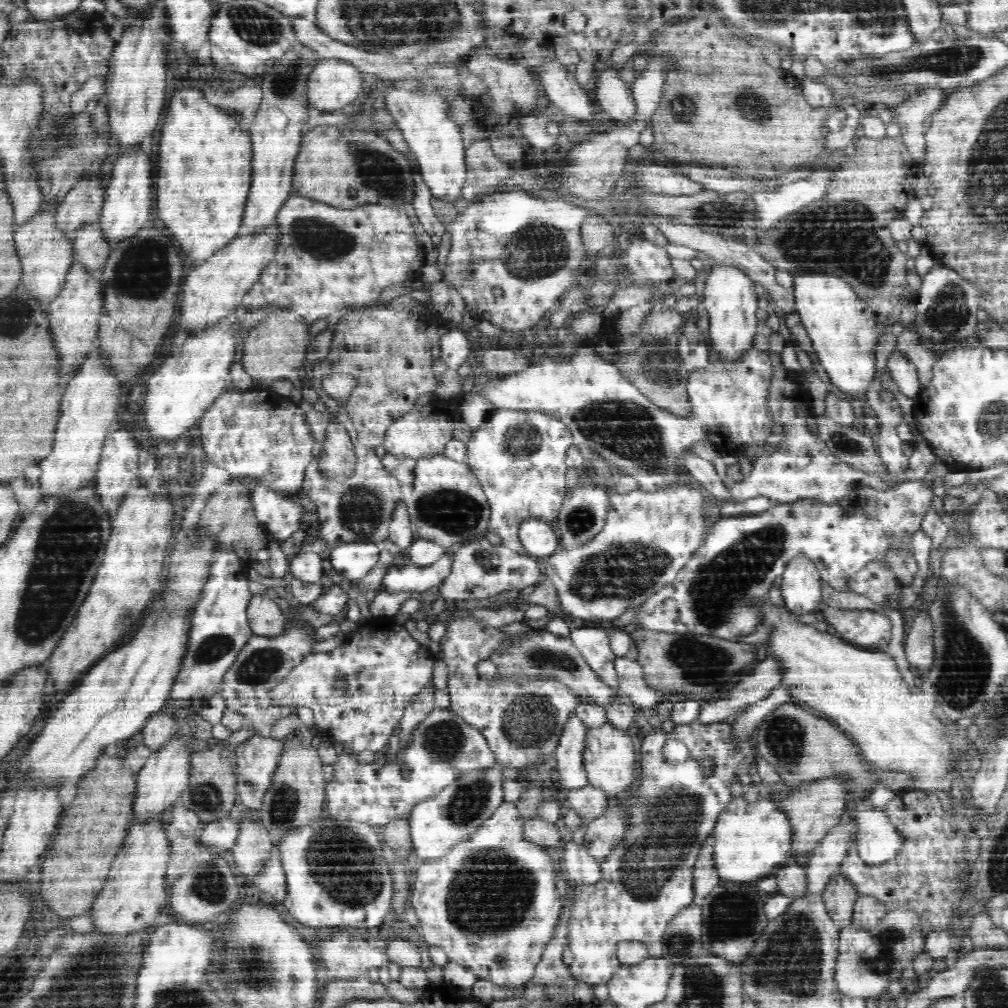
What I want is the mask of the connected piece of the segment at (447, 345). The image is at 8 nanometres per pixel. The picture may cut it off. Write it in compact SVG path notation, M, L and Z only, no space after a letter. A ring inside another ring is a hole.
M460 328L449 329L439 339L439 344L441 346L440 361L447 365L448 369L458 370L464 362L476 359L465 331Z

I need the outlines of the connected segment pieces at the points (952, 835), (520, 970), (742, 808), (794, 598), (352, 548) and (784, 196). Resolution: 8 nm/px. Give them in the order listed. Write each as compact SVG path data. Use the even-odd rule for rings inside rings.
M917 789L898 793L894 800L885 804L885 812L904 836L900 850L884 864L866 867L854 846L842 860L840 873L854 883L859 895L870 895L882 901L888 913L902 906L916 909L924 922L926 938L932 931L946 930L952 916L959 912L960 896L964 895L962 892L969 880L968 864L972 865L978 858L982 835L971 830L967 833L952 831L950 816L942 810L940 800ZM959 859L964 863L958 863Z
M509 801L500 804L494 814L484 824L481 824L469 839L453 846L446 853L446 856L439 857L436 860L418 861L416 882L412 886L410 898L410 906L415 908L419 920L416 932L416 938L419 941L424 941L427 945L442 947L450 961L471 968L478 978L484 978L484 980L493 982L501 988L507 988L507 990L510 990L510 988L526 989L524 982L528 982L532 978L534 969L541 959L546 945L553 939L557 927L556 922L560 920L559 914L563 909L563 897L556 890L556 880L559 880L561 876L556 874L557 870L554 869L555 866L552 866L554 860L546 854L546 848L542 848L542 846L534 844L524 837L525 821L516 804Z
M732 798L727 804L726 812L722 813L716 821L714 830L714 865L718 869L718 876L722 880L734 880L734 882L748 882L752 878L770 875L786 858L790 858L793 854L793 825L789 819L788 813L779 806L776 806L772 800L768 798L758 798L754 802L754 806L748 806L748 802L744 798Z
M794 557L787 562L780 587L786 610L794 616L810 614L820 606L823 581L814 561Z
M342 542L331 551L330 563L340 578L358 582L379 563L381 546L372 542Z
M824 168L806 180L796 180L788 186L777 187L774 191L756 191L754 196L757 221L754 231L772 230L786 215L804 208L824 196L827 186L834 180L834 173Z

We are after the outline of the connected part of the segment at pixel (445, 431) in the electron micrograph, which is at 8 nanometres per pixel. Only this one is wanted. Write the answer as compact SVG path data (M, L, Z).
M463 383L462 390L452 399L438 400L438 408L432 404L421 407L414 407L410 412L395 420L388 428L388 434L384 439L384 448L386 452L397 457L410 457L414 460L423 456L442 454L444 446L454 439L454 421L460 417L460 402L463 400L468 385Z

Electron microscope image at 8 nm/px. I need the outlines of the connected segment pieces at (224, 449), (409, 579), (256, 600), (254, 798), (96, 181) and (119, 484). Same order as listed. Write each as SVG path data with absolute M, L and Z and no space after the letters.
M230 387L206 409L196 427L200 429L202 447L209 462L220 468L226 468L230 478L255 477L260 485L269 485L270 488L278 489L282 493L294 494L298 486L302 488L306 466L313 457L314 437L304 416L306 412L290 397L280 396L271 388L240 391Z
M453 549L448 550L438 562L427 567L391 566L384 577L381 591L387 594L421 594L433 586L440 585L452 571L454 553Z
M254 594L252 602L249 603L246 616L249 617L250 629L256 636L270 638L280 636L284 626L286 626L284 612L266 594Z
M252 735L234 750L237 756L237 796L244 806L256 810L262 806L264 795L273 783L274 772L277 771L281 755L284 754L288 743L289 739L278 740L262 735Z
M101 173L93 179L76 181L56 210L56 227L74 234L80 227L99 220L104 204L104 184Z
M124 426L118 428L112 436L108 434L102 447L101 459L96 472L97 492L102 498L102 504L110 516L118 513L118 500L128 492L132 486L130 482L136 480L138 474L138 450L132 432Z

